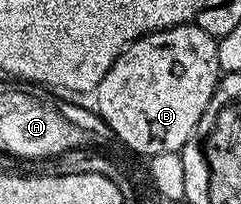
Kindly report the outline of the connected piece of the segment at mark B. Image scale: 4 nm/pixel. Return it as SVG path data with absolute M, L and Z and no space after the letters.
M196 25L167 27L133 40L117 57L109 73L101 77L99 86L93 92L97 113L112 136L142 157L170 151L182 152L219 84L221 72L217 61L218 48L217 39Z

